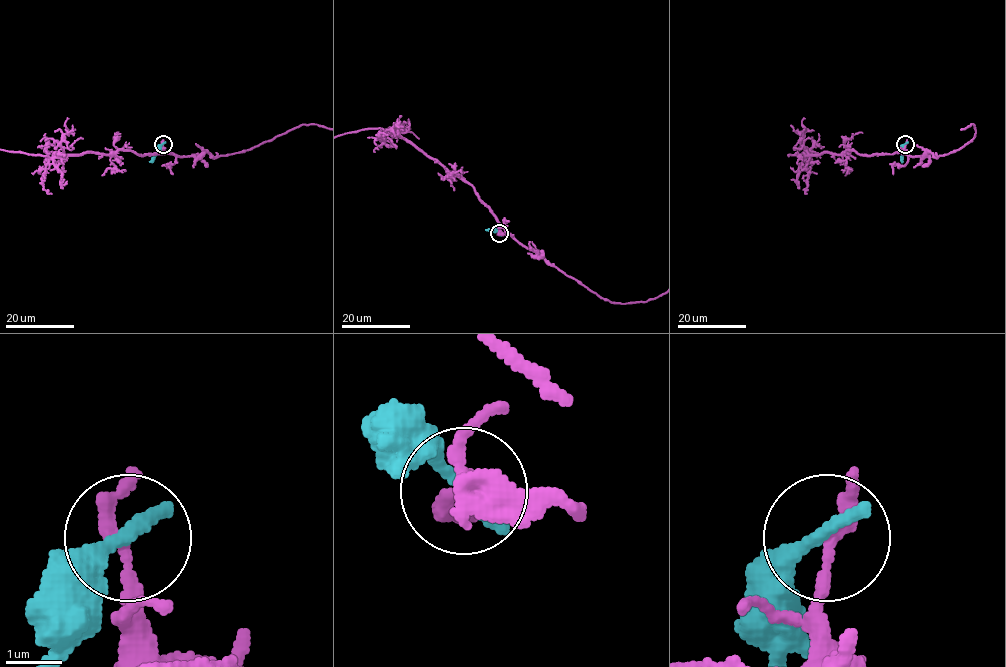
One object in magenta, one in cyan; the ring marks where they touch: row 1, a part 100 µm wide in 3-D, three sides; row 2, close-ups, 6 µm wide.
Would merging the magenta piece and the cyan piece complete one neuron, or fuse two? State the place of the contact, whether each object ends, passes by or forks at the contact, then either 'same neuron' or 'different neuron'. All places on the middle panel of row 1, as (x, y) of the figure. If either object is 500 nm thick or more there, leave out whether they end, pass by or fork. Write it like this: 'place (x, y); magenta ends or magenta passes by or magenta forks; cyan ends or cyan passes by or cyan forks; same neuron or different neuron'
place (499, 233); magenta passes by; cyan ends; different neuron

